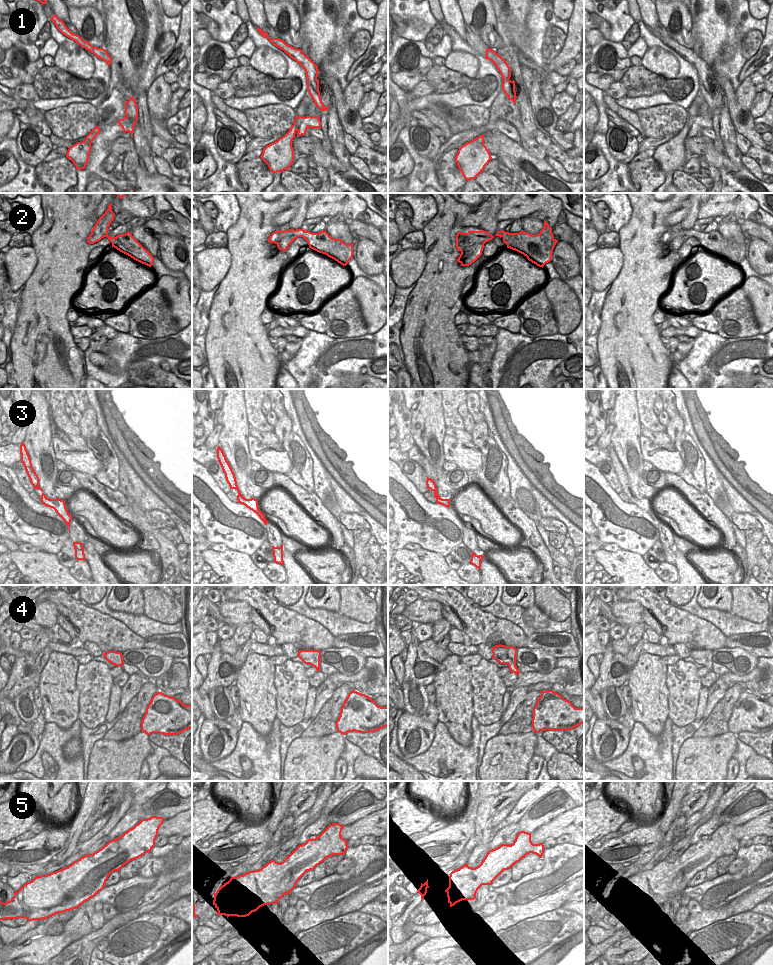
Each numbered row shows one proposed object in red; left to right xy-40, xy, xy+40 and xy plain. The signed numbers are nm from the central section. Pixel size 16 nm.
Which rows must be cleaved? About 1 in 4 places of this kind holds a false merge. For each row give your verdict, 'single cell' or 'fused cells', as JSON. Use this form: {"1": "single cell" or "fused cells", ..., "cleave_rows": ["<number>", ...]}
{"1": "single cell", "2": "fused cells", "3": "single cell", "4": "single cell", "5": "single cell", "cleave_rows": ["2"]}

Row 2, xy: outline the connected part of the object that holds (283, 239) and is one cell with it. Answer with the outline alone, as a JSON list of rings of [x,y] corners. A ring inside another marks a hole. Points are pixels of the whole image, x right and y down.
[[[303,229],[275,231],[269,236],[268,242],[275,243],[279,250],[285,252],[289,245],[298,237],[303,237],[308,241],[309,232],[310,231],[304,231]]]

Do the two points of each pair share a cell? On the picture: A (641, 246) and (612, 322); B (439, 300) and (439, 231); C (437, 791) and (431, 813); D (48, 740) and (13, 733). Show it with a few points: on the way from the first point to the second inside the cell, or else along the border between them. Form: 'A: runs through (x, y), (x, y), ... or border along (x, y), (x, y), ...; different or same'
A: runs through (641, 265), (641, 283), (630, 303); same
B: runs through (442, 283), (440, 248); same
C: border along (429, 802), (445, 813); different
D: border along (40, 737), (38, 749), (29, 759); different

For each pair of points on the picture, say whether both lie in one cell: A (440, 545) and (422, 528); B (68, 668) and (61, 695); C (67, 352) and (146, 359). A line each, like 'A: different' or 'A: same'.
A: same
B: same
C: different

